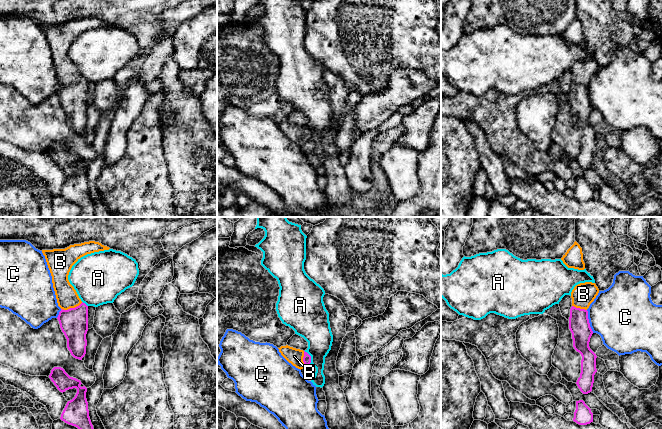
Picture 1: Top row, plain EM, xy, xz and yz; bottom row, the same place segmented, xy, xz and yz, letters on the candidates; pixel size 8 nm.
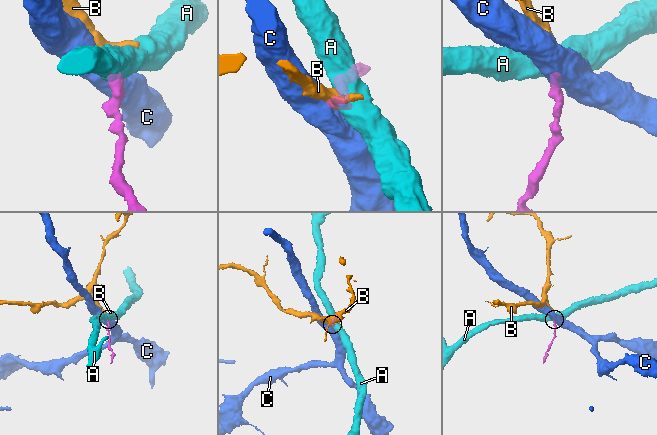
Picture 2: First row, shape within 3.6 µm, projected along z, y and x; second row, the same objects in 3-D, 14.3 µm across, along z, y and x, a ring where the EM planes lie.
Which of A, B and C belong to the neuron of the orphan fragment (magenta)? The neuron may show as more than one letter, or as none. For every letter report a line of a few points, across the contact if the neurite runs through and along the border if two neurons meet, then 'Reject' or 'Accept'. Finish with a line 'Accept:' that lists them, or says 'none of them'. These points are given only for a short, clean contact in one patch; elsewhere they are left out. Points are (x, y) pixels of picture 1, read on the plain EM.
A: Line: xz (304, 127), (310, 132), (310, 140). Reject
B: Line: xy (73, 98), (71, 84), (67, 73). Accept
C: Line: yz (586, 86), (589, 102), (593, 108). Reject
Accept: B

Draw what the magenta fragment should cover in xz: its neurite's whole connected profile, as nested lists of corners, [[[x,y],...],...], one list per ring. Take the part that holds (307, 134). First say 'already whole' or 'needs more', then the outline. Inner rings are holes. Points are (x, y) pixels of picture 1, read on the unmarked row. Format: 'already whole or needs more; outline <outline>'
needs more; outline [[[288,121],[281,122],[278,125],[281,131],[289,139],[291,139],[293,142],[300,146],[303,145],[305,142],[310,141],[311,139],[311,132],[303,126],[296,125]]]

